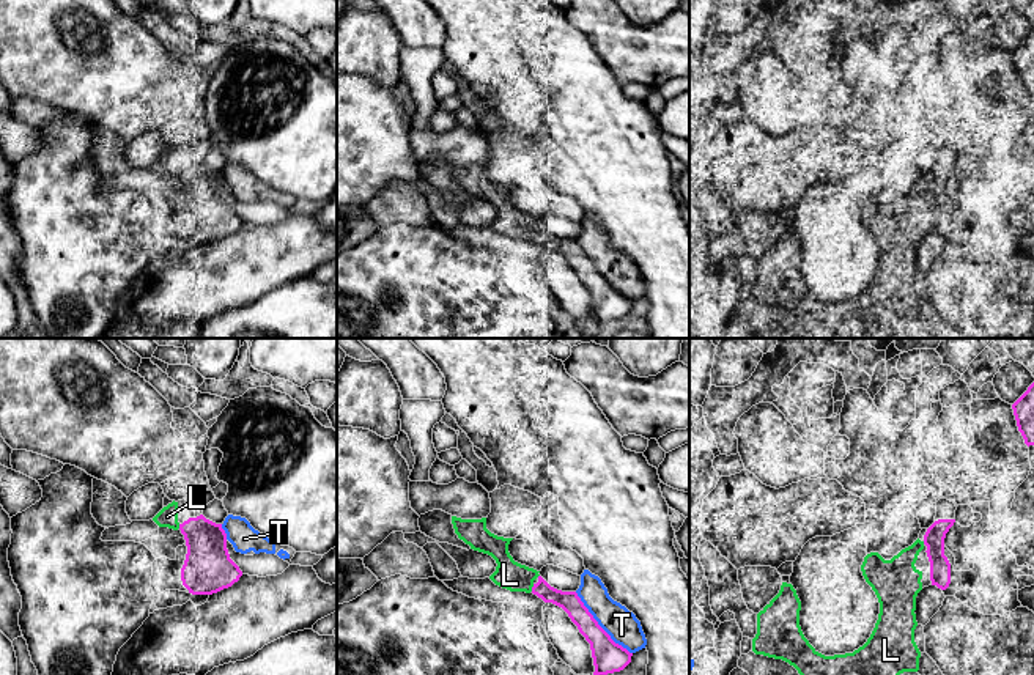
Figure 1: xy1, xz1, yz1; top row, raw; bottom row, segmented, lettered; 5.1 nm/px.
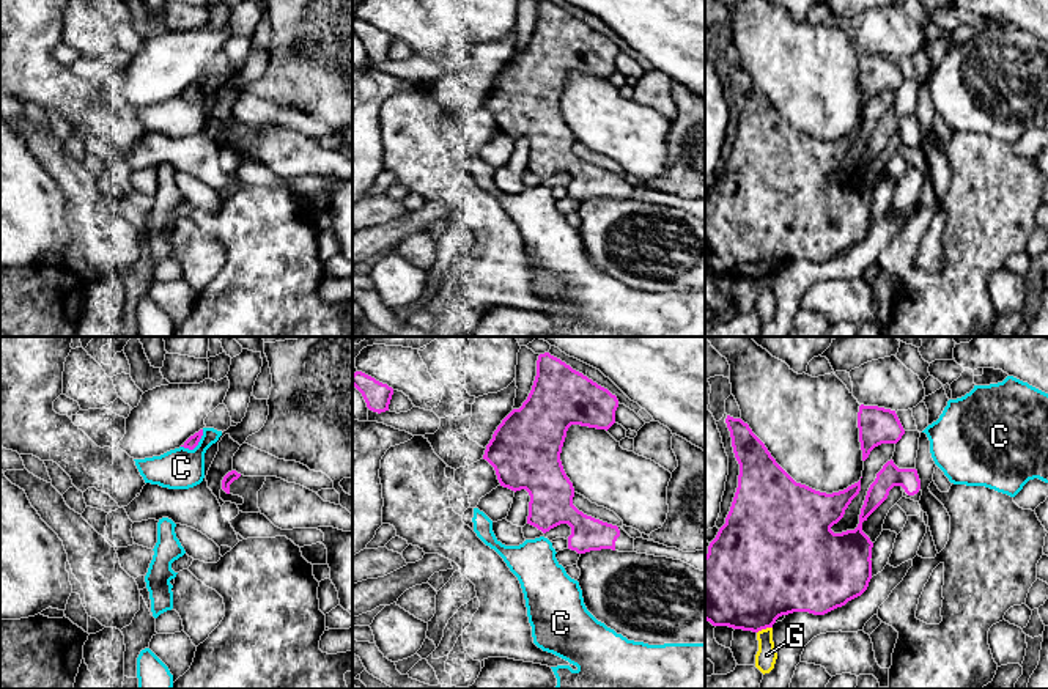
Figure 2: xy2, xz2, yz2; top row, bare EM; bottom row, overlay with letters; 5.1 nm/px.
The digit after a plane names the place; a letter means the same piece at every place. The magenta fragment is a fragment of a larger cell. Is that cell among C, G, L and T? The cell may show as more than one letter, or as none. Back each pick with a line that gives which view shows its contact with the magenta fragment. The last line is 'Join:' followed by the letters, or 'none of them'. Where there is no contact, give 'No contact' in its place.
L: Touches magenta in xz1
Join: L

